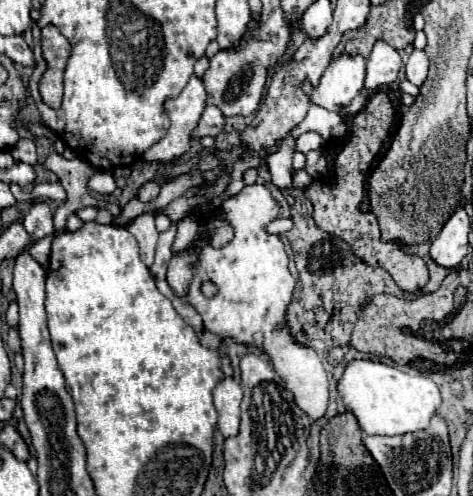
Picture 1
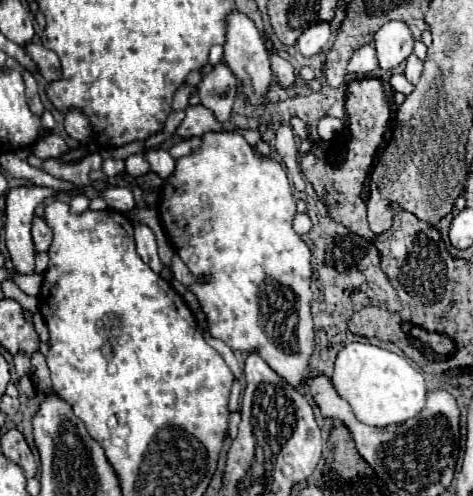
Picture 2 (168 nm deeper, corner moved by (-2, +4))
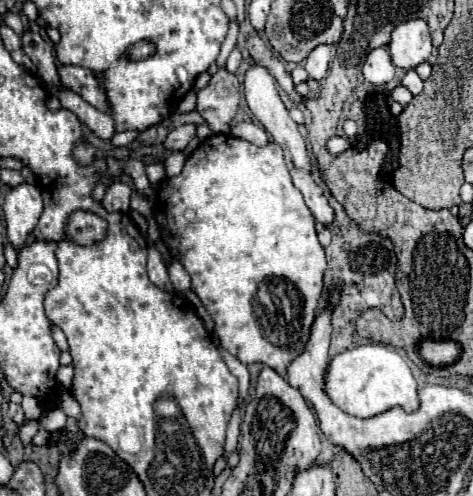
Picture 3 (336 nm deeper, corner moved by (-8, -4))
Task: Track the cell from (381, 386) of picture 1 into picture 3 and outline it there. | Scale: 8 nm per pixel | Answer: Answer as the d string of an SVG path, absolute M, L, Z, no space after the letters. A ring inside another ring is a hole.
M366 344L336 354L326 368L324 392L340 410L348 412L350 416L358 416L358 418L370 418L370 416L382 414L394 406L402 406L408 412L418 408L418 384L408 368L408 364L404 362L404 358L388 344Z

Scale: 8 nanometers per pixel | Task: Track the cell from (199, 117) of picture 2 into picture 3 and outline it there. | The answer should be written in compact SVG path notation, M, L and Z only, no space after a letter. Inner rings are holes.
M184 124L184 126L178 126L174 128L166 140L164 140L164 146L172 152L180 152L188 146L188 142L196 136L196 124Z

